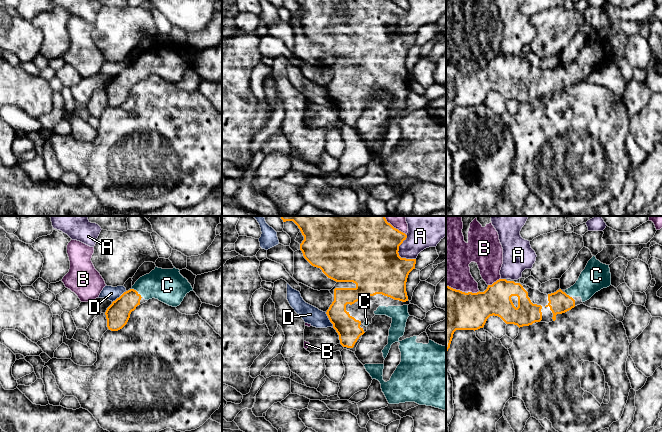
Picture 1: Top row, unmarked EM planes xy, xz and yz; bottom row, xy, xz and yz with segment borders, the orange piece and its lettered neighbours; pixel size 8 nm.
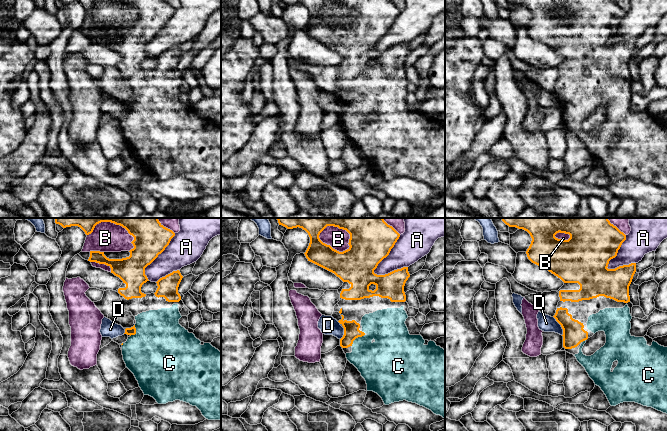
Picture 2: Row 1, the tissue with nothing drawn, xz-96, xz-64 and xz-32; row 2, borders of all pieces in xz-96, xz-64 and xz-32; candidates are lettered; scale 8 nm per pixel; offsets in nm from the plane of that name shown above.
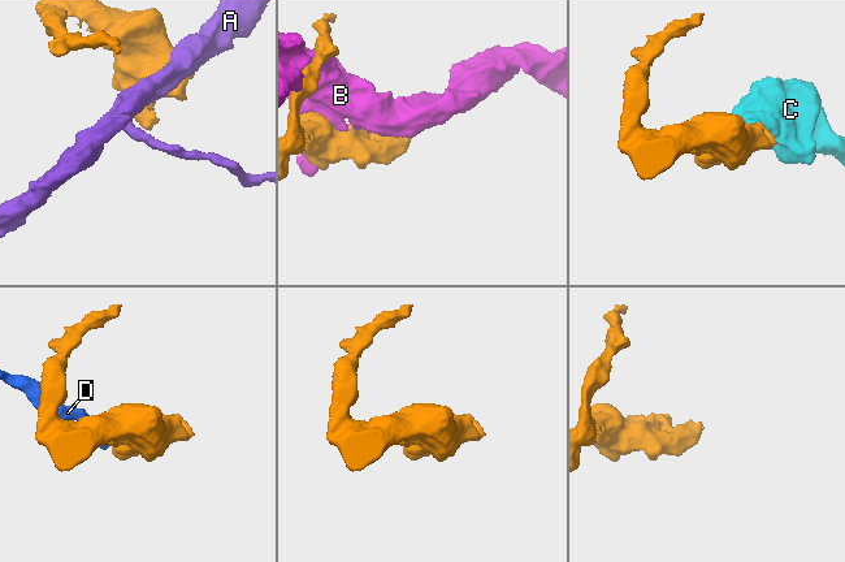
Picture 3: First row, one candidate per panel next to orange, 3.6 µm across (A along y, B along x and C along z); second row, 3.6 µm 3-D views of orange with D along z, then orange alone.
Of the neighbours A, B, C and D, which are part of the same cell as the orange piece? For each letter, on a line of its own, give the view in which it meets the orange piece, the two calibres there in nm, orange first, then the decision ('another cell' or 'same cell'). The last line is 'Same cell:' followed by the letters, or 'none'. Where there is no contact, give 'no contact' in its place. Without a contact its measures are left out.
A: meets orange in xz; 500 nm thick on the orange side, 240 nm on the other; another cell
B: meets orange in yz; 240 nm thick on the orange side, 240 nm on the other; another cell
C: meets orange in xy; 190 nm thick on the orange side, 260 nm on the other; same cell
D: meets orange in xz; 190 nm thick on the orange side, 140 nm on the other; another cell
Same cell: C

